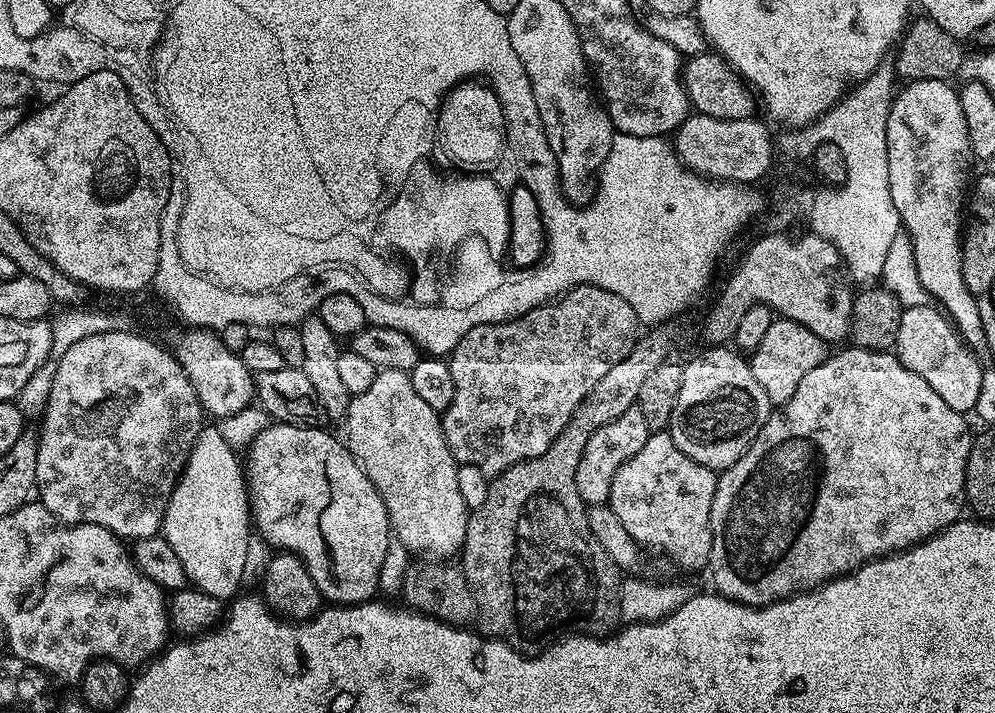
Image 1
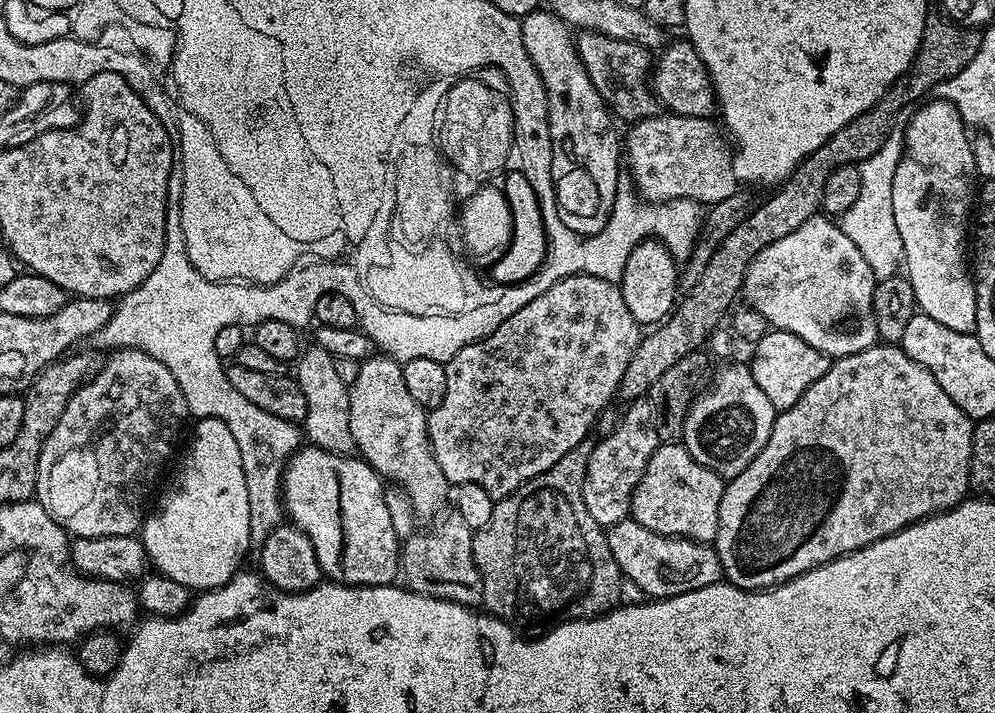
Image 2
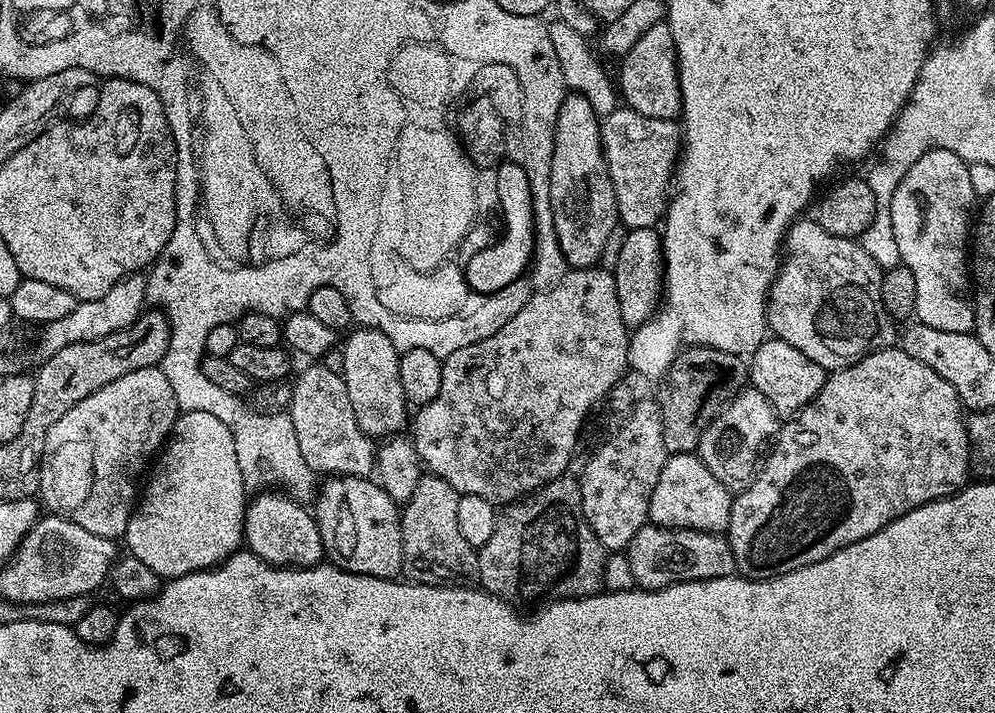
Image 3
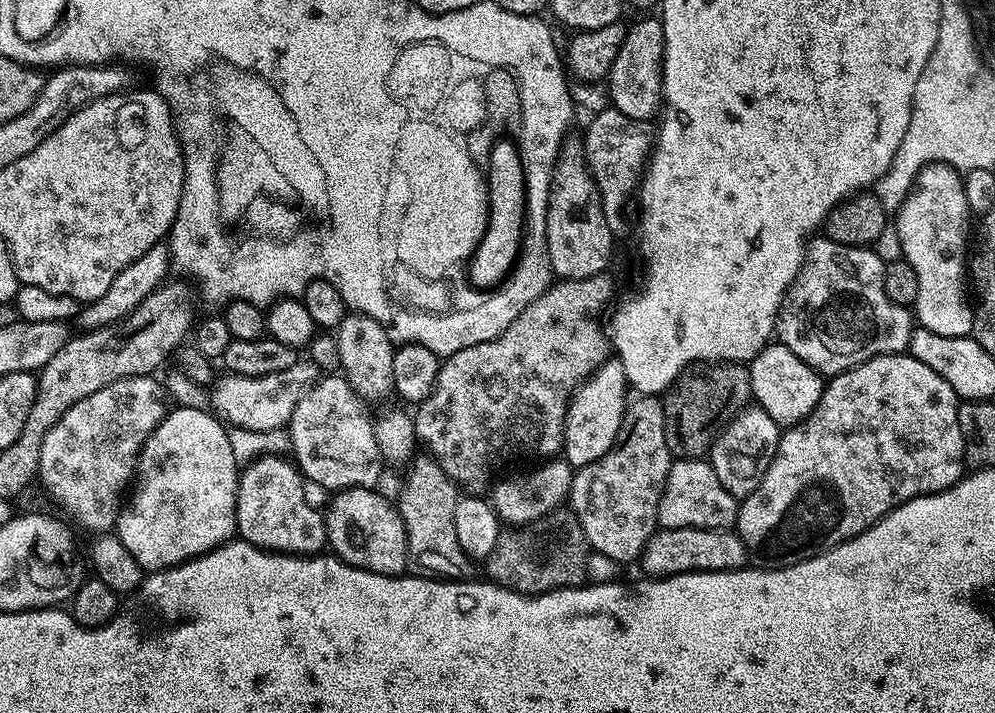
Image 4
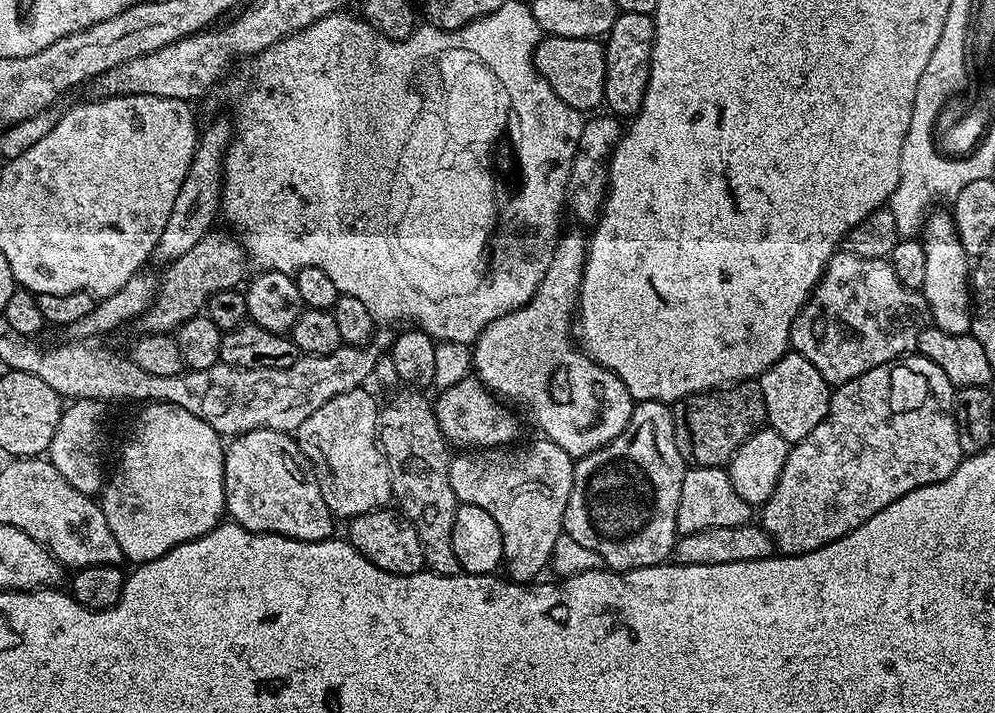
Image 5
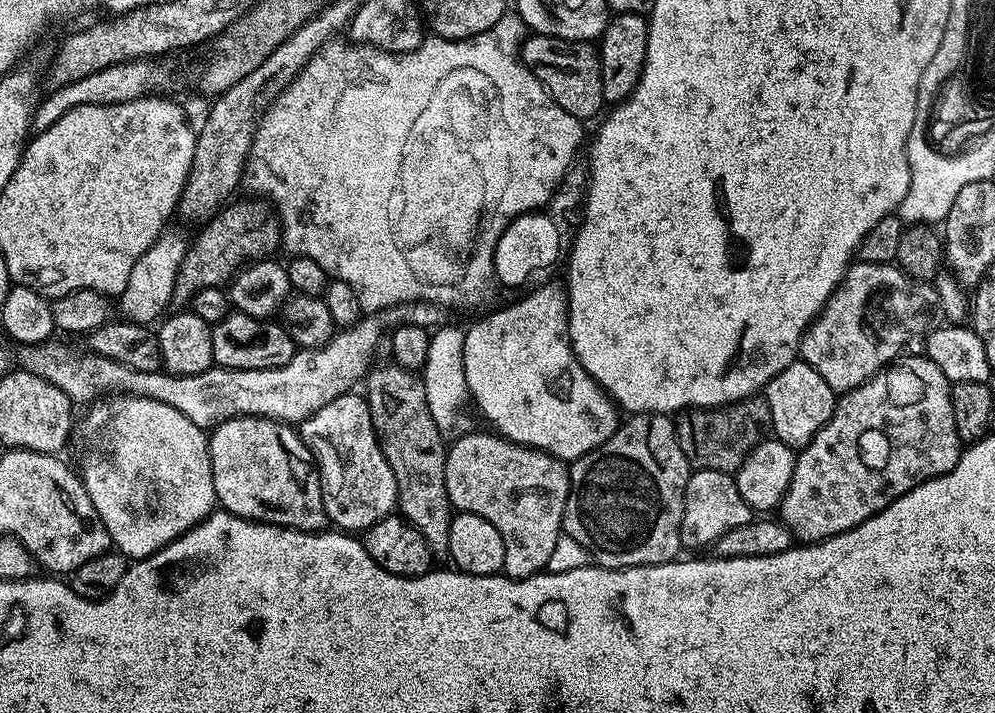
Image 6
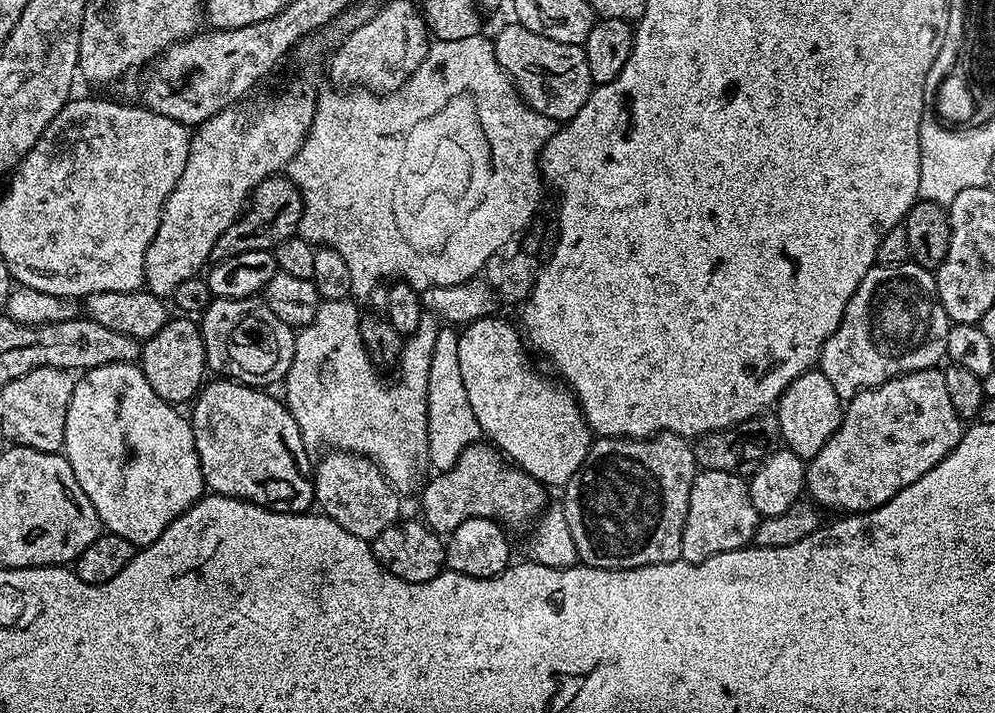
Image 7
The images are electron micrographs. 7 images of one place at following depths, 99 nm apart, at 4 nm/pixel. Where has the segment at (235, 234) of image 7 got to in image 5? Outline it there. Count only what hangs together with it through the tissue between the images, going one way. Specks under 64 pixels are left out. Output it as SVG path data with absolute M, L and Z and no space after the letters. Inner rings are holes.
M210 231L196 246L163 269L164 278L162 276L159 279L156 298L142 317L145 333L175 333L176 329L181 328L190 318L201 315L208 299L218 290L236 288L245 283L244 271L247 270L248 264L250 268L249 253L235 235L225 232Z

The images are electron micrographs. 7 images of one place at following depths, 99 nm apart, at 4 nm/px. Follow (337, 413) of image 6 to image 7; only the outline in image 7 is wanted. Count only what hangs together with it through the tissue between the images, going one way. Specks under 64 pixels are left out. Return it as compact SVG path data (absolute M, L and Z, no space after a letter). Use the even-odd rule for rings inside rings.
M339 450L331 453L332 460L317 463L314 468L314 483L316 486L315 503L325 517L333 520L349 536L356 536L362 542L376 539L382 530L401 519L400 500L397 489L388 483L380 468L373 460L357 456L351 452Z

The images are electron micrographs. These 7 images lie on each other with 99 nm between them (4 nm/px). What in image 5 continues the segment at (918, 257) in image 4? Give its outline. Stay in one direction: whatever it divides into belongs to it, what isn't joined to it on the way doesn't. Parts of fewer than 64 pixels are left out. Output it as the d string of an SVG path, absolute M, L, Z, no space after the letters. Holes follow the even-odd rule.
M951 211L935 212L922 225L922 243L926 250L926 282L922 291L931 323L946 334L966 336L972 331L974 307L974 296L970 291L970 257L964 253Z

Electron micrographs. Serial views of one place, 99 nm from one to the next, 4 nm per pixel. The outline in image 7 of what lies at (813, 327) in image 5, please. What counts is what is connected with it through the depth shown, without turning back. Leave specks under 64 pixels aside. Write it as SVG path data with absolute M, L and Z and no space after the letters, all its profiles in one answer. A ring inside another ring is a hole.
M911 262L873 266L850 298L838 330L834 330L822 346L818 371L826 374L830 386L834 386L834 394L838 394L842 402L853 400L858 393L877 388L896 376L936 368L939 360L943 361L946 356L949 327L948 315L942 310L942 302L936 293L936 277L929 269Z

